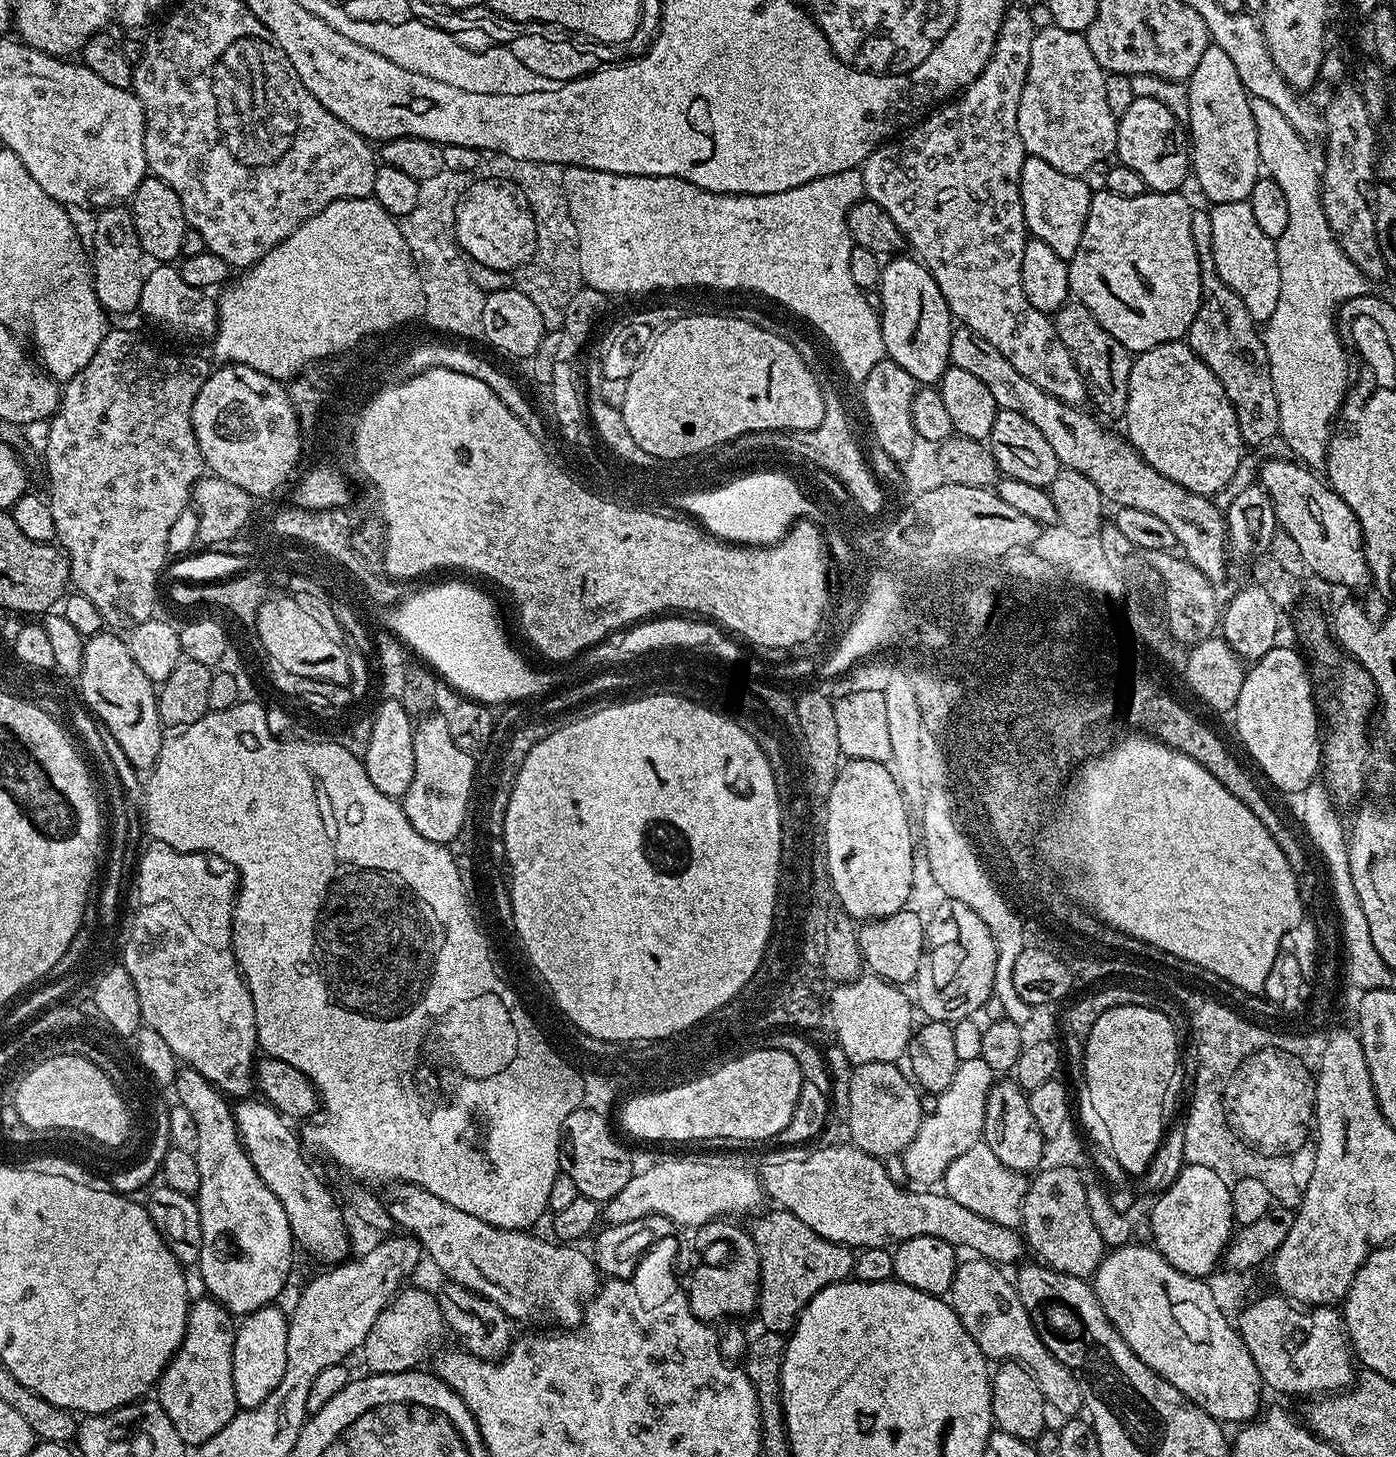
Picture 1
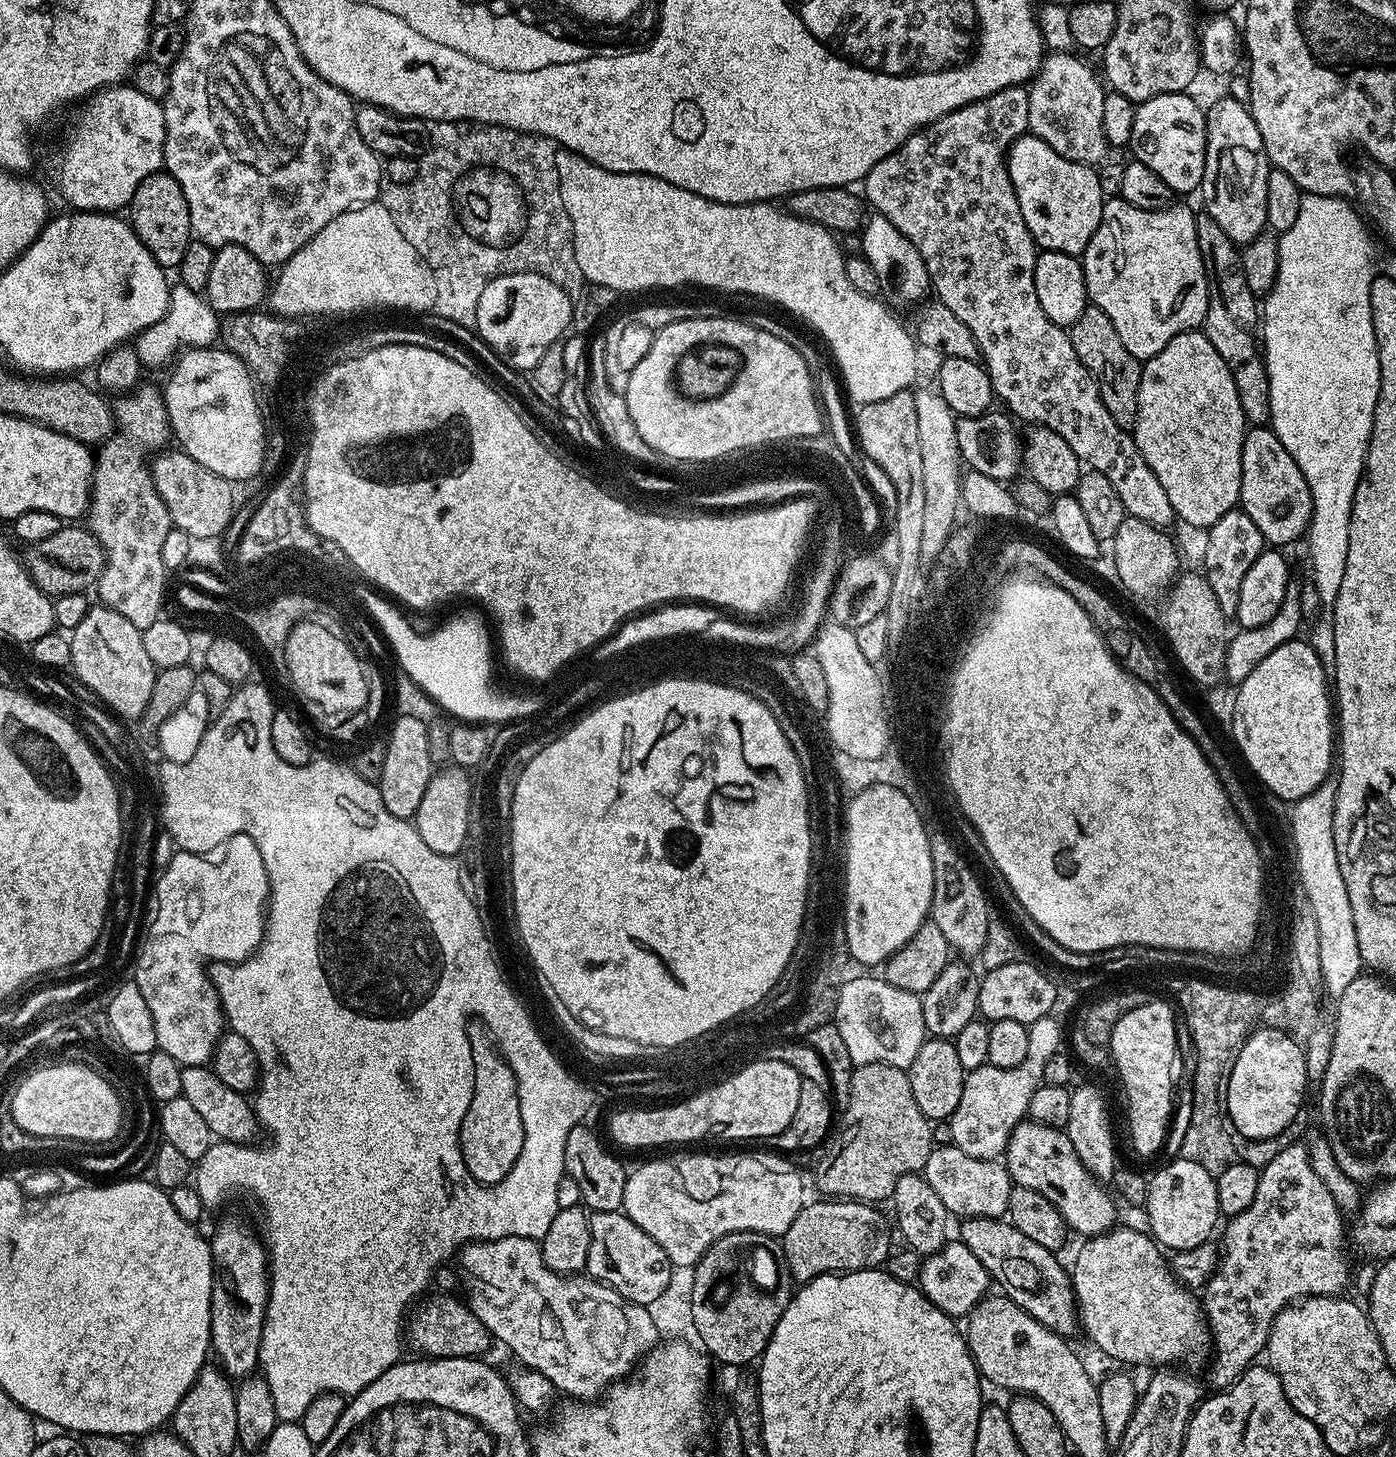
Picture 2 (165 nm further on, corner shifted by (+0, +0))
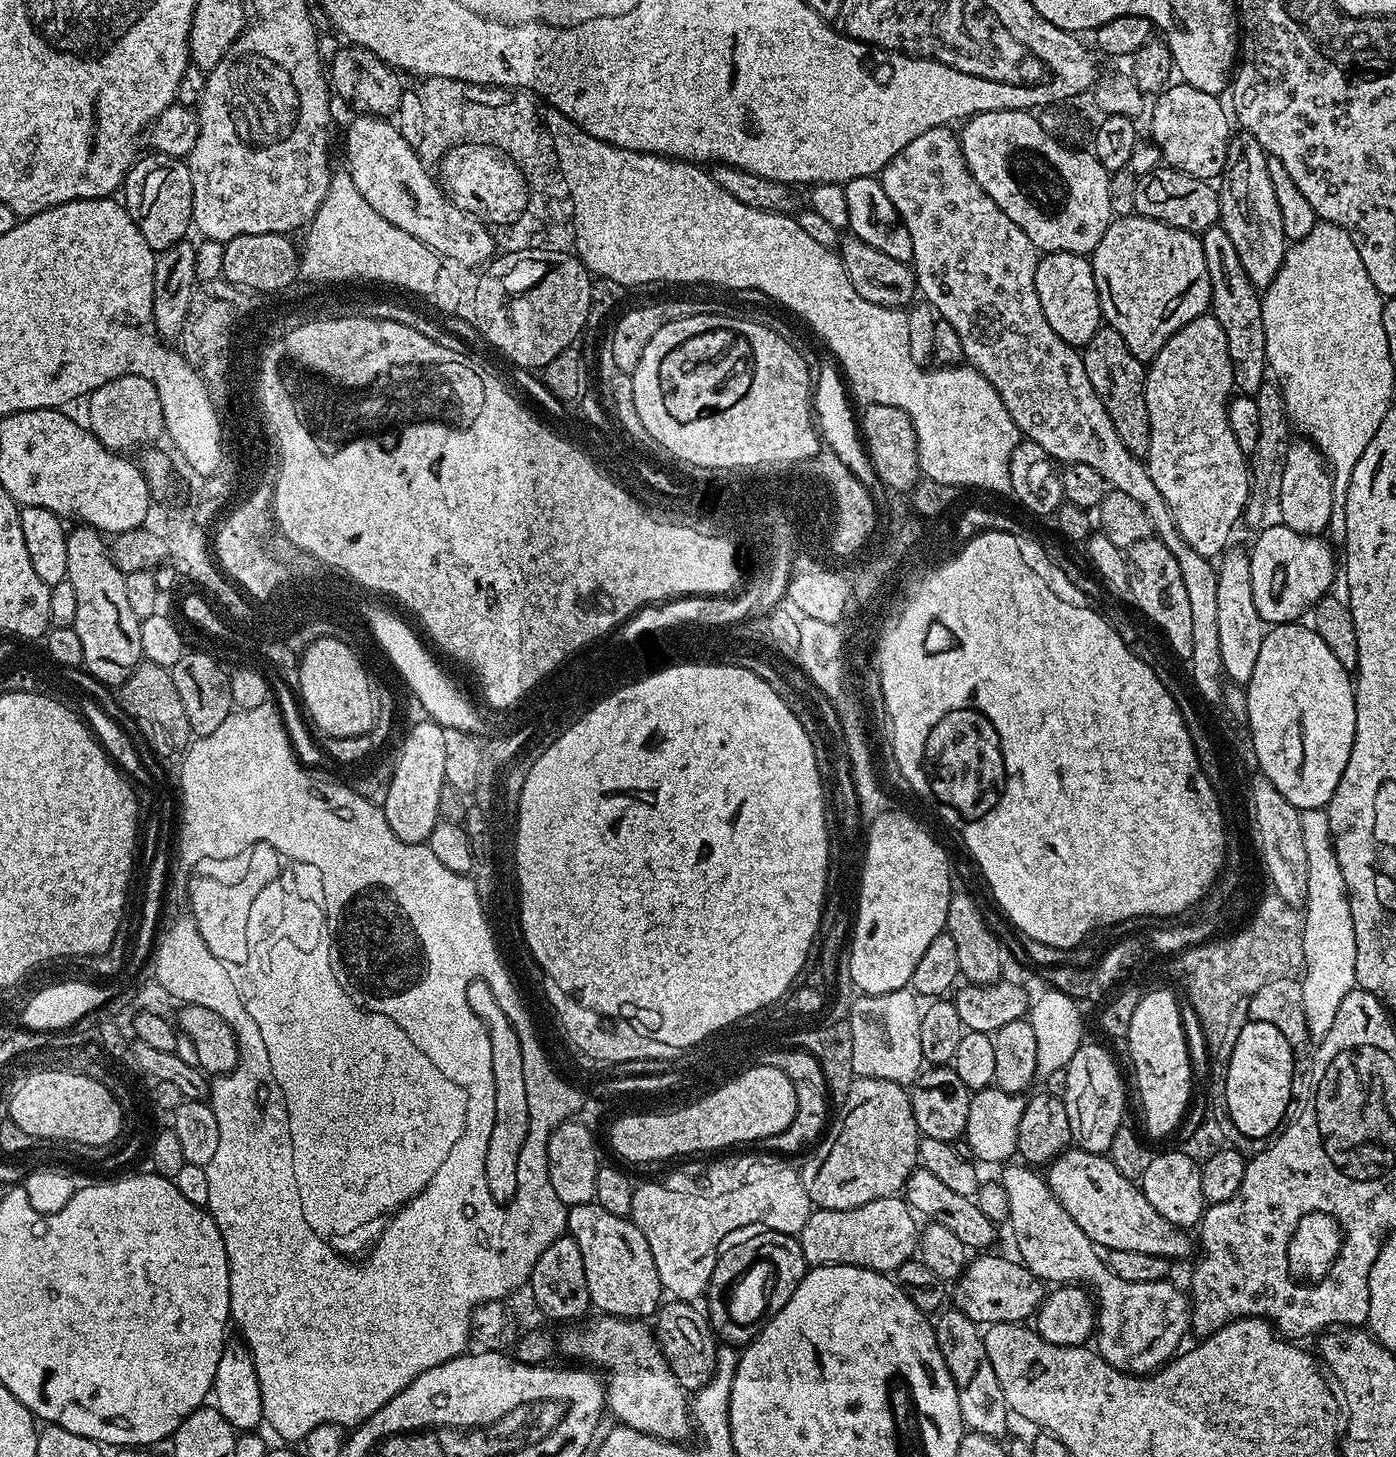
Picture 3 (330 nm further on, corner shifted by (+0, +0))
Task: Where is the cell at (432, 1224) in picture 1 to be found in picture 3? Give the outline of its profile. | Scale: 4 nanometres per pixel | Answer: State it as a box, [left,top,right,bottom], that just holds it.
[559,1314,694,1441]

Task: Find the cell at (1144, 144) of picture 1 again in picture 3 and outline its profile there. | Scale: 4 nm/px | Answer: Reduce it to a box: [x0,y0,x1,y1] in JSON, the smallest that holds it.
[1150,82,1230,182]

